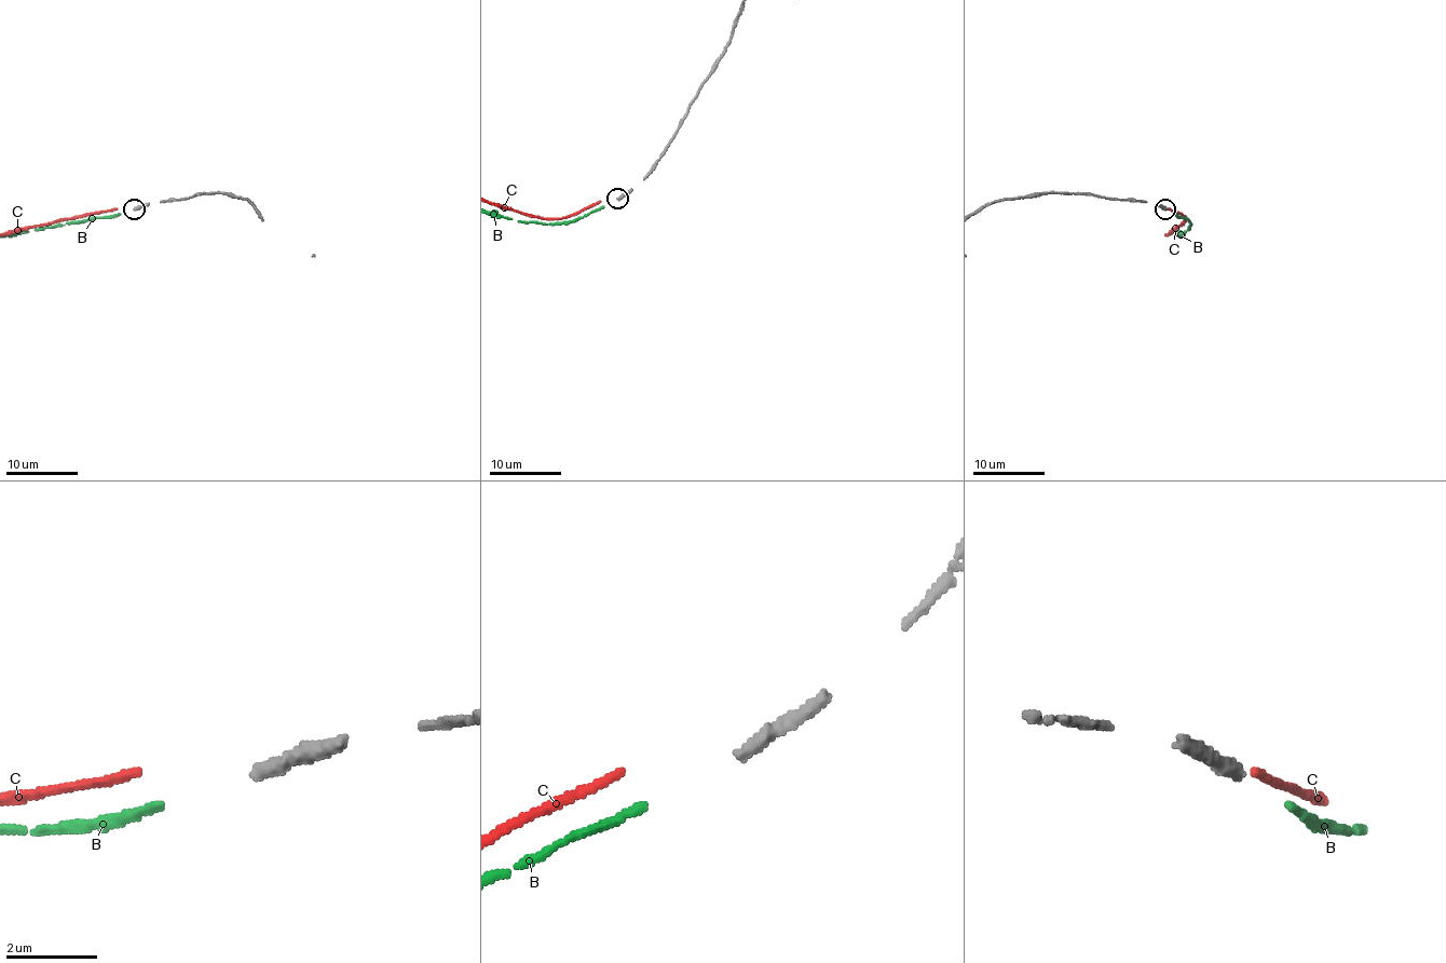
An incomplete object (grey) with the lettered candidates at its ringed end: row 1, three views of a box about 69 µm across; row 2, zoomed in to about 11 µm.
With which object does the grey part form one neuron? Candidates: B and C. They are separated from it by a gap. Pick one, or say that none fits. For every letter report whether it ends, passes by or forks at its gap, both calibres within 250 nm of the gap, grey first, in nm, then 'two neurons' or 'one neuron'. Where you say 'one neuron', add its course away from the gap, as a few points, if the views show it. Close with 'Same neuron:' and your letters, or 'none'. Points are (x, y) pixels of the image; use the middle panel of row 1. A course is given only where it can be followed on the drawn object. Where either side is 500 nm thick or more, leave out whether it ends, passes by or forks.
B: it ends there; 320 nm thick on the grey side, 170 nm on the other; one neuron
C: it ends there; 320 nm thick on the grey side, 170 nm on the other; two neurons
Same neuron: B

